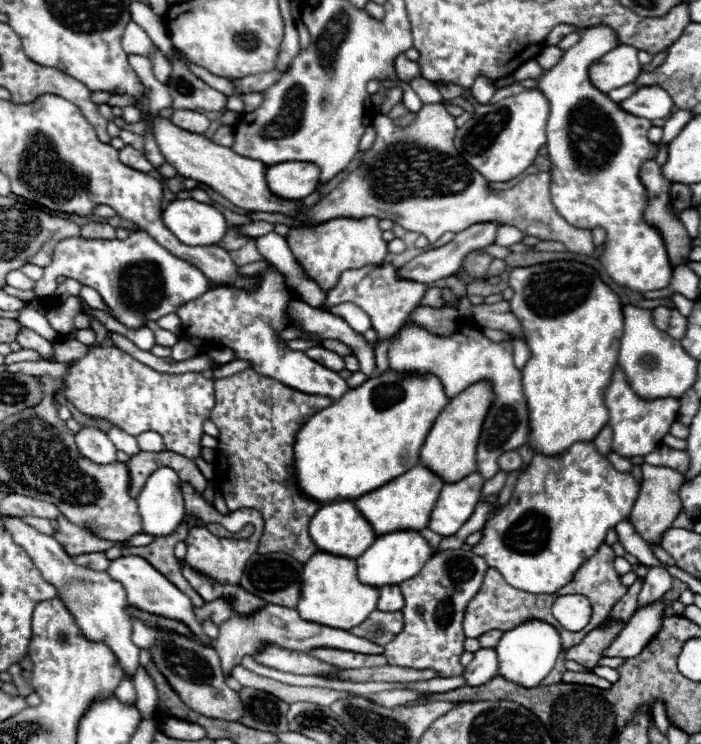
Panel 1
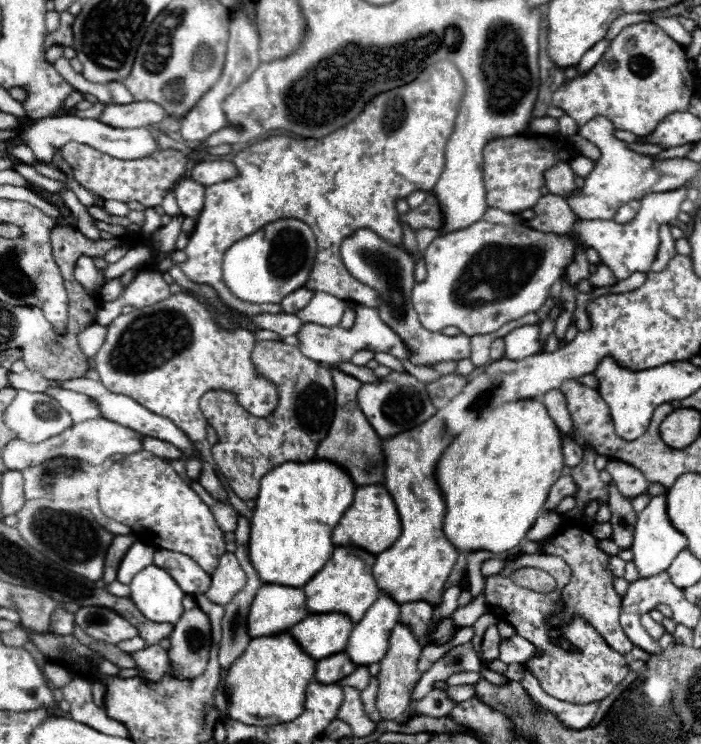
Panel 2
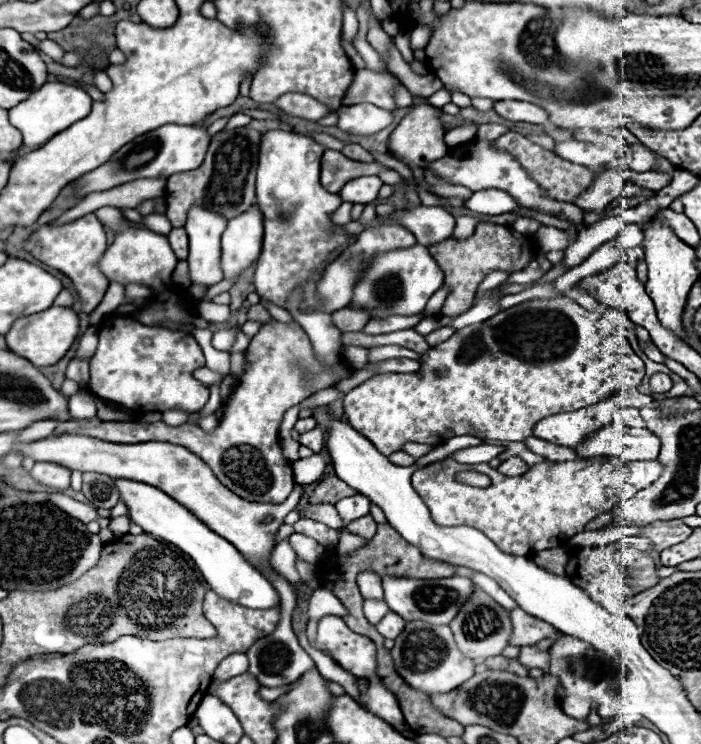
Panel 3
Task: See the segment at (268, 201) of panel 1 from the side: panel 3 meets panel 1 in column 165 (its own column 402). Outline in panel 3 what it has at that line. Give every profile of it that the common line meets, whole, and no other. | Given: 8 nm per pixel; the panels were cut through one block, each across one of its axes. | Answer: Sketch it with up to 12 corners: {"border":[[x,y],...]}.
{"border":[[410,106],[390,134],[390,150],[410,166],[448,154],[442,110]]}

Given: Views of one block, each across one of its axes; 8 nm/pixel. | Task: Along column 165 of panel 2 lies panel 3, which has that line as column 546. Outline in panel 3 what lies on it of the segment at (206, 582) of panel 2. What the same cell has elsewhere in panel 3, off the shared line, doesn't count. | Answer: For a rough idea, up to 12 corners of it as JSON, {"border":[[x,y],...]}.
{"border":[[550,548],[534,554],[538,566],[564,574],[566,548]]}

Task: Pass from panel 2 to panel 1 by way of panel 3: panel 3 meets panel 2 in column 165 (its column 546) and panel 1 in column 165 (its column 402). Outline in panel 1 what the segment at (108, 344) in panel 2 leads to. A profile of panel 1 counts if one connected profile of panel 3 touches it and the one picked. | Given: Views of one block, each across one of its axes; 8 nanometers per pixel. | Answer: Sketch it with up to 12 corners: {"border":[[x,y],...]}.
{"border":[[114,346],[62,376],[66,400],[200,456],[214,382]]}

